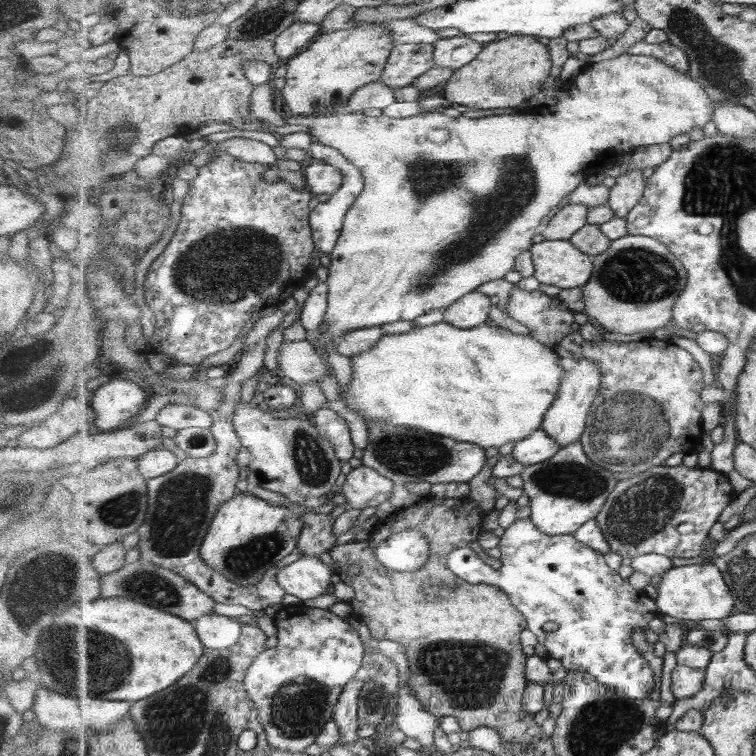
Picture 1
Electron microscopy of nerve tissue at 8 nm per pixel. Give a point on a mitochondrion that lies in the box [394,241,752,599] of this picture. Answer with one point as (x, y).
(635, 424)

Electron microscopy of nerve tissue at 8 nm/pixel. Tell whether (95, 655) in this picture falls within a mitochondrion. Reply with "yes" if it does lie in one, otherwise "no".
yes

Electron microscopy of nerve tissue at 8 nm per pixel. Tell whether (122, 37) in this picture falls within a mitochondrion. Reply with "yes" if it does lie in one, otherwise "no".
no

